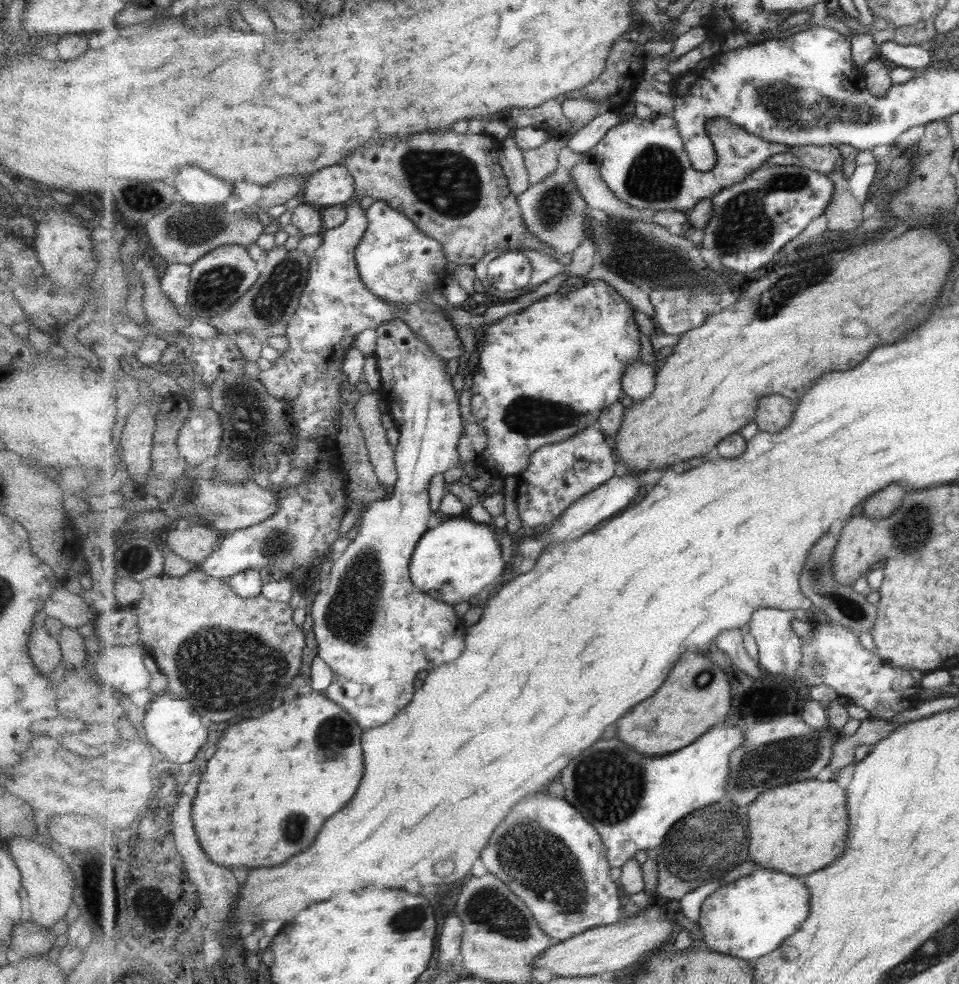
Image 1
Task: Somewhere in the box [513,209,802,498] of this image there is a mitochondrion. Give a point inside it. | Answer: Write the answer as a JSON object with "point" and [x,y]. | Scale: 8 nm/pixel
{"point":[634,251]}

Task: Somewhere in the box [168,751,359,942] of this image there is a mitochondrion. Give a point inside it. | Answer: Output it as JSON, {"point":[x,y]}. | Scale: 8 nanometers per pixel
{"point":[293,828]}

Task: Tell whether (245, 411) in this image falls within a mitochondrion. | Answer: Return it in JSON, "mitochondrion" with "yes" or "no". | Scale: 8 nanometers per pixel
{"mitochondrion":"yes"}

